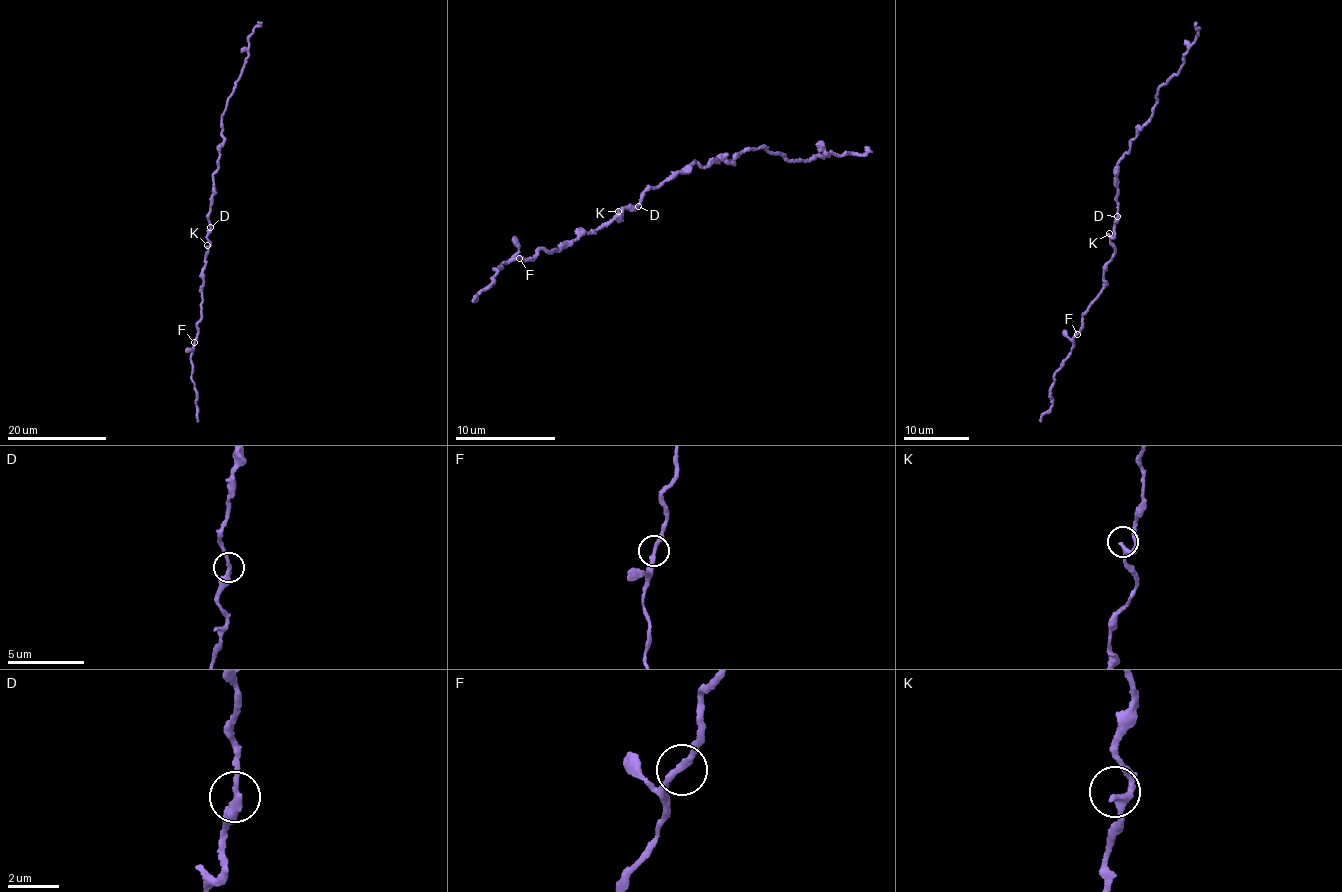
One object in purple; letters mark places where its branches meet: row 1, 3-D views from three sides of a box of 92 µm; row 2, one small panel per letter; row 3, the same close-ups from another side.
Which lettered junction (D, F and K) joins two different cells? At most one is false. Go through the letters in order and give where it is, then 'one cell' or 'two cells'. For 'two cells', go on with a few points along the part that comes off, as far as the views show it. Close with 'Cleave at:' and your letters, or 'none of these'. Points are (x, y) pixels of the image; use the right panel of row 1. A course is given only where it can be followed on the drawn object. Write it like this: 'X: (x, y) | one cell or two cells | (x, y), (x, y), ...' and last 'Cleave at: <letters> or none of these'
D: (1117, 216) | one cell
F: (1077, 334) | one cell
K: (1109, 233) | one cell
Cleave at: none of these

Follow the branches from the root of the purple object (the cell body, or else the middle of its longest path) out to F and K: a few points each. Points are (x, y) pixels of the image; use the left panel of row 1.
F: (207, 218), (210, 224), (207, 236), (210, 246), (203, 273), (202, 316), (194, 342)
K: (207, 218), (210, 231), (207, 245)

